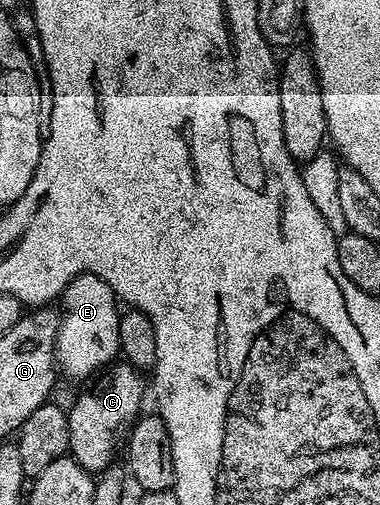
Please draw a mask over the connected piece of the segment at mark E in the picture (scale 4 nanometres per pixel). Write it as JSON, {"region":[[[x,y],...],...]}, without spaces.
{"region":[[[77,275],[62,292],[61,303],[54,362],[57,370],[61,374],[63,371],[68,378],[89,380],[119,358],[120,300],[107,283],[100,281],[100,277]]]}

